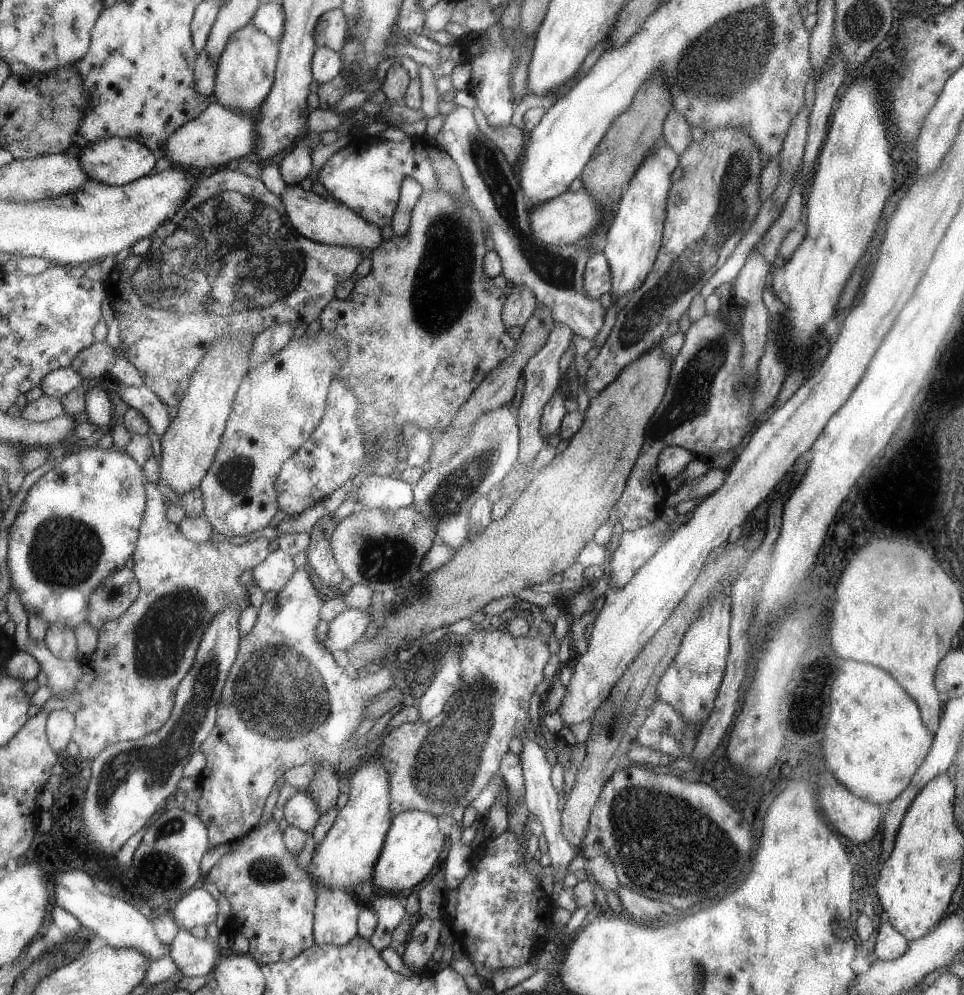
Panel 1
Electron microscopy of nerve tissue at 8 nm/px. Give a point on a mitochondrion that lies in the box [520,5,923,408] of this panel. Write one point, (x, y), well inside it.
(736, 52)

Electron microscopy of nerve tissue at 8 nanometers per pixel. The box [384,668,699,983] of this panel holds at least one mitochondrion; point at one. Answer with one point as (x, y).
(452, 755)

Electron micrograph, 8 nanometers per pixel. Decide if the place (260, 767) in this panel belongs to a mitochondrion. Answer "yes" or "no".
no

